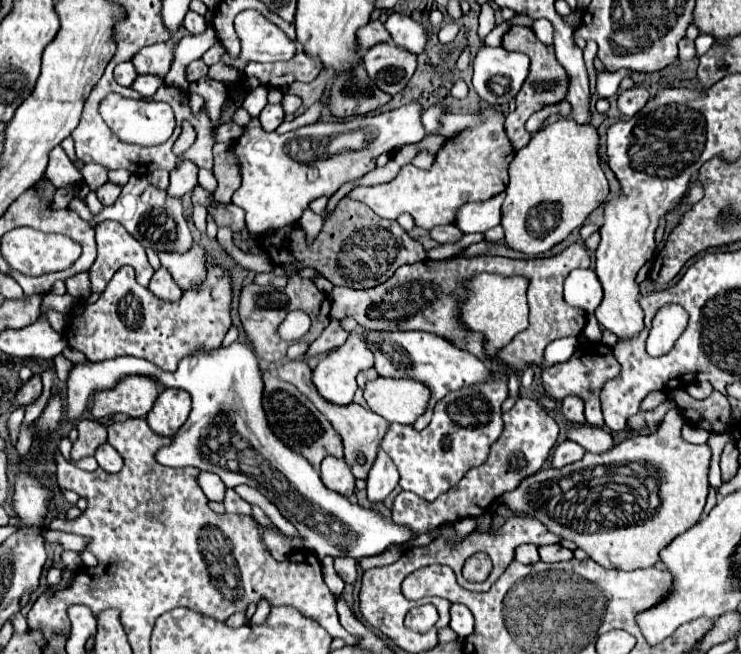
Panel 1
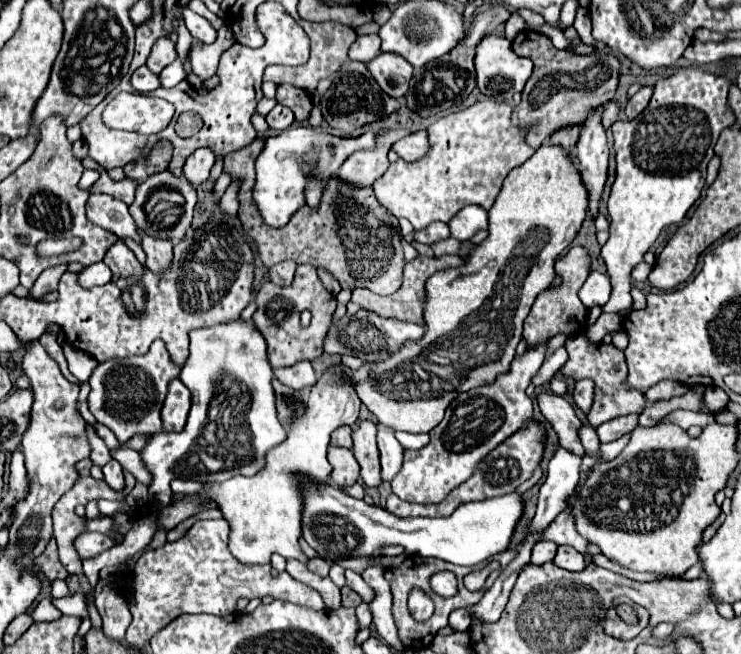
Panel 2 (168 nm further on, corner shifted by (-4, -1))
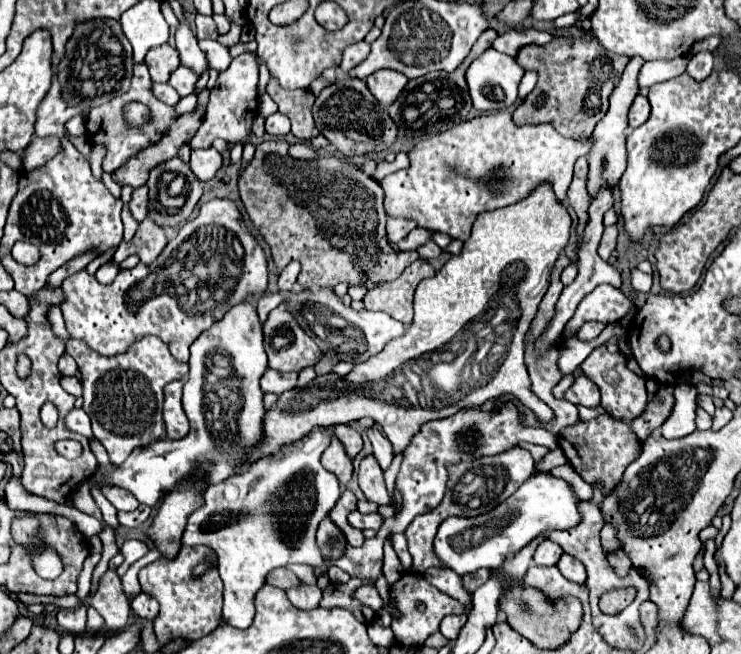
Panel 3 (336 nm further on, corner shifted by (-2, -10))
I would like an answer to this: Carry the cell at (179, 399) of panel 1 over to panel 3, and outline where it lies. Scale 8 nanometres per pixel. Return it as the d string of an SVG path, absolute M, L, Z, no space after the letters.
M176 380L164 388L164 424L170 440L184 438L188 434L188 418L182 410L182 380Z

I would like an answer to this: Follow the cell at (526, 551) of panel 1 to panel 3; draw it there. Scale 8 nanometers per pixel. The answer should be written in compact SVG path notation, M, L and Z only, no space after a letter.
M544 540L544 542L536 548L534 564L538 564L538 566L554 566L554 564L560 560L562 554L564 554L564 550L562 550L558 544L554 544L554 542L550 542L550 540Z

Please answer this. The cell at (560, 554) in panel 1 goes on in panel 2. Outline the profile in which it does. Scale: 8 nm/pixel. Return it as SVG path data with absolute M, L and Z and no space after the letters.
M568 545L558 547L558 553L554 557L554 563L558 567L562 567L562 569L568 569L568 571L582 571L586 567L584 557L574 547L568 547Z

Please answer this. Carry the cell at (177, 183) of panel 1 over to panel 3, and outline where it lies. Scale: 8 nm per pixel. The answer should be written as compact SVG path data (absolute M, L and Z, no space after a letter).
M214 148L192 150L190 170L196 174L196 178L198 178L200 182L208 182L208 180L212 180L220 166L222 166L222 156L220 156Z

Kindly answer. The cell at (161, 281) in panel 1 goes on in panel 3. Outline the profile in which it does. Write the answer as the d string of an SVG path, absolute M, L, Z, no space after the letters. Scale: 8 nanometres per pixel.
M144 220L138 224L138 230L130 242L122 242L114 252L114 260L122 262L122 252L136 252L142 264L152 264L164 246L168 244L164 230L156 226L152 220Z

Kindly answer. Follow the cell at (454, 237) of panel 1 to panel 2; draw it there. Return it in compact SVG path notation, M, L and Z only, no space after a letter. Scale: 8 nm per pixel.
M438 221L432 223L432 225L428 225L422 231L414 231L414 239L418 243L426 243L426 245L432 245L432 243L436 243L440 239L446 239L448 235L450 235L448 225L446 223L438 223Z

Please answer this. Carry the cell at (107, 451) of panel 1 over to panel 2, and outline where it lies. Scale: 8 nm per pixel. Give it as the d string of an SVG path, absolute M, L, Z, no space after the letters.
M110 461L106 467L102 467L104 471L104 481L114 489L114 491L122 491L124 489L124 475L122 475L122 467L116 461Z

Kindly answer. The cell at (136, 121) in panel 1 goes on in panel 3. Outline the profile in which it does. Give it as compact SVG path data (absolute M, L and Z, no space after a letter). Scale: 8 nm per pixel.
M128 102L128 106L124 106L124 122L128 128L142 128L146 124L152 122L150 118L150 110L140 104L140 102Z

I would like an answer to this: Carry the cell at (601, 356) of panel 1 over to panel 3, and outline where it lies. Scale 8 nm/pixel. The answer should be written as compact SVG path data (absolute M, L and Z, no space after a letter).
M598 346L580 364L580 370L582 370L584 376L588 376L600 388L602 408L606 410L608 416L612 416L616 420L622 420L622 422L632 422L634 418L638 418L644 412L644 408L648 404L648 394L646 394L644 380L626 368L626 356L624 354L620 354L620 352L610 354L606 350L606 346Z

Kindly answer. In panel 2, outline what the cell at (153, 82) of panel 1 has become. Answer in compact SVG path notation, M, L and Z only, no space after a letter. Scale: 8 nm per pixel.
M180 59L172 61L172 63L160 73L160 77L162 77L162 87L174 87L174 85L178 85L180 81L186 79L184 63L182 63Z

